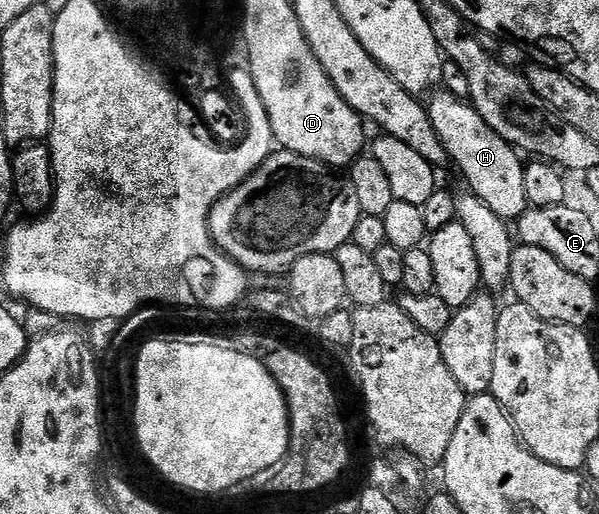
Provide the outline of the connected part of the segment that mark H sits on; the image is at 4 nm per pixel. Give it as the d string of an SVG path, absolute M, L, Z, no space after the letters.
M447 92L433 93L431 98L432 102L427 103L427 108L432 127L442 140L451 165L456 165L464 173L468 181L467 189L499 218L515 220L522 217L529 209L524 187L525 165L516 161L514 147L502 140L502 136L498 136L498 132L494 132L494 128L490 128L482 116L478 116L471 101Z

